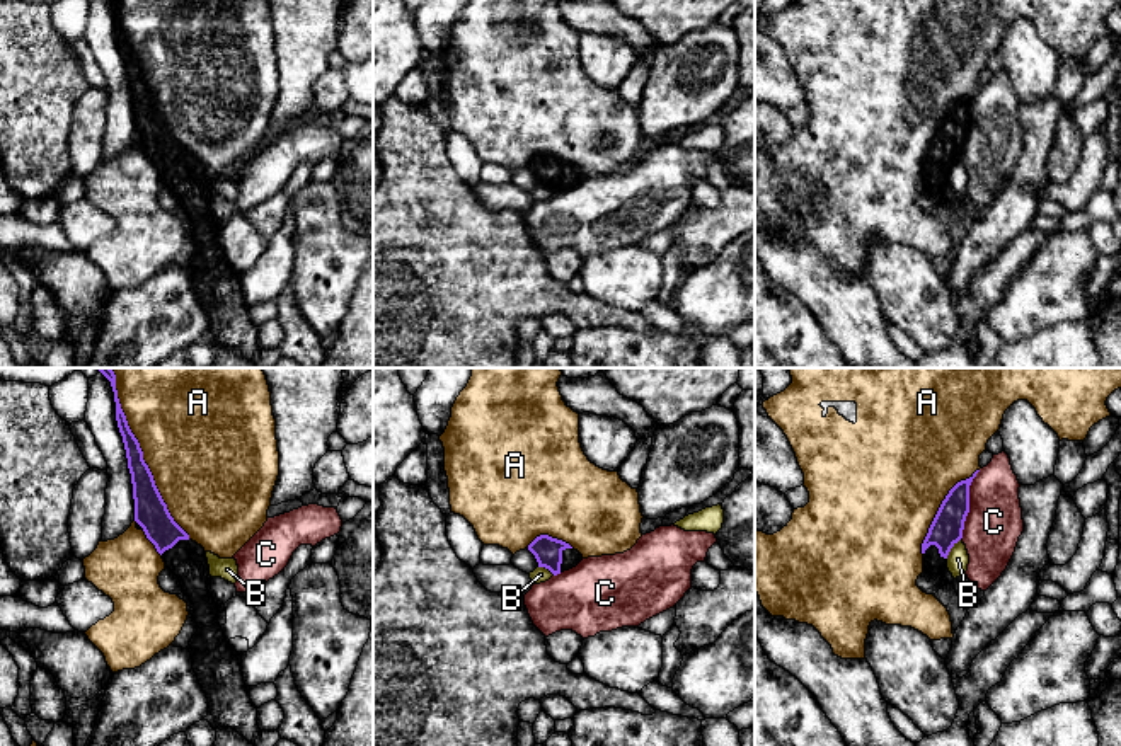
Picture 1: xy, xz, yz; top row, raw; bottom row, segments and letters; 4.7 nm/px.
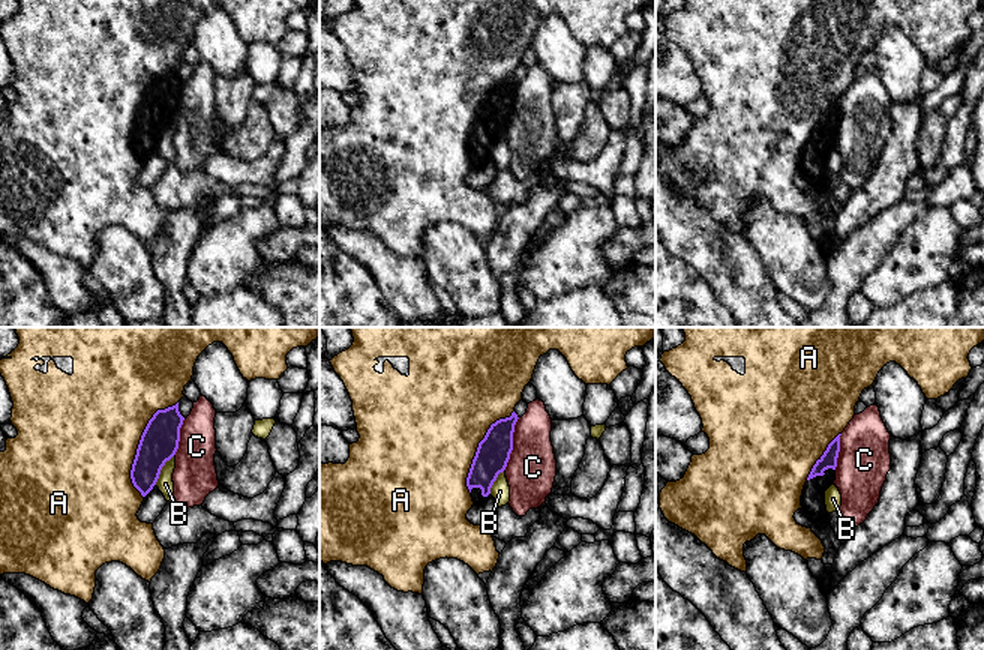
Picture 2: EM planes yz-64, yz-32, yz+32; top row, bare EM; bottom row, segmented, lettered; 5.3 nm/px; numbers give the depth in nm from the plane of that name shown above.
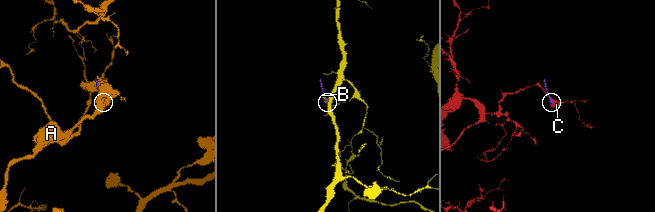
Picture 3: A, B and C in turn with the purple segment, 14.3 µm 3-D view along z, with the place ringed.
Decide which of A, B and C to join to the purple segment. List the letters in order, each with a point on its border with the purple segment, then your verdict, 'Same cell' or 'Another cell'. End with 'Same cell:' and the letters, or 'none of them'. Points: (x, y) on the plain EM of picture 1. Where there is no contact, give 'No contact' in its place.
A: Touches purple at xy (143, 79). Another cell
B: Touches purple at yz (951, 166). Another cell
C: Touches purple at yz (968, 123). Another cell
Same cell: none of them

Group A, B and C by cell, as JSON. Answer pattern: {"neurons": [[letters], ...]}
{"neurons": [["A"], ["B"], ["C"]]}

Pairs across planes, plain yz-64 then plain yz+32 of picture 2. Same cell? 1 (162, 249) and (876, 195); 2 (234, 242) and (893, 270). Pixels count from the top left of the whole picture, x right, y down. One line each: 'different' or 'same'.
1: same
2: same

